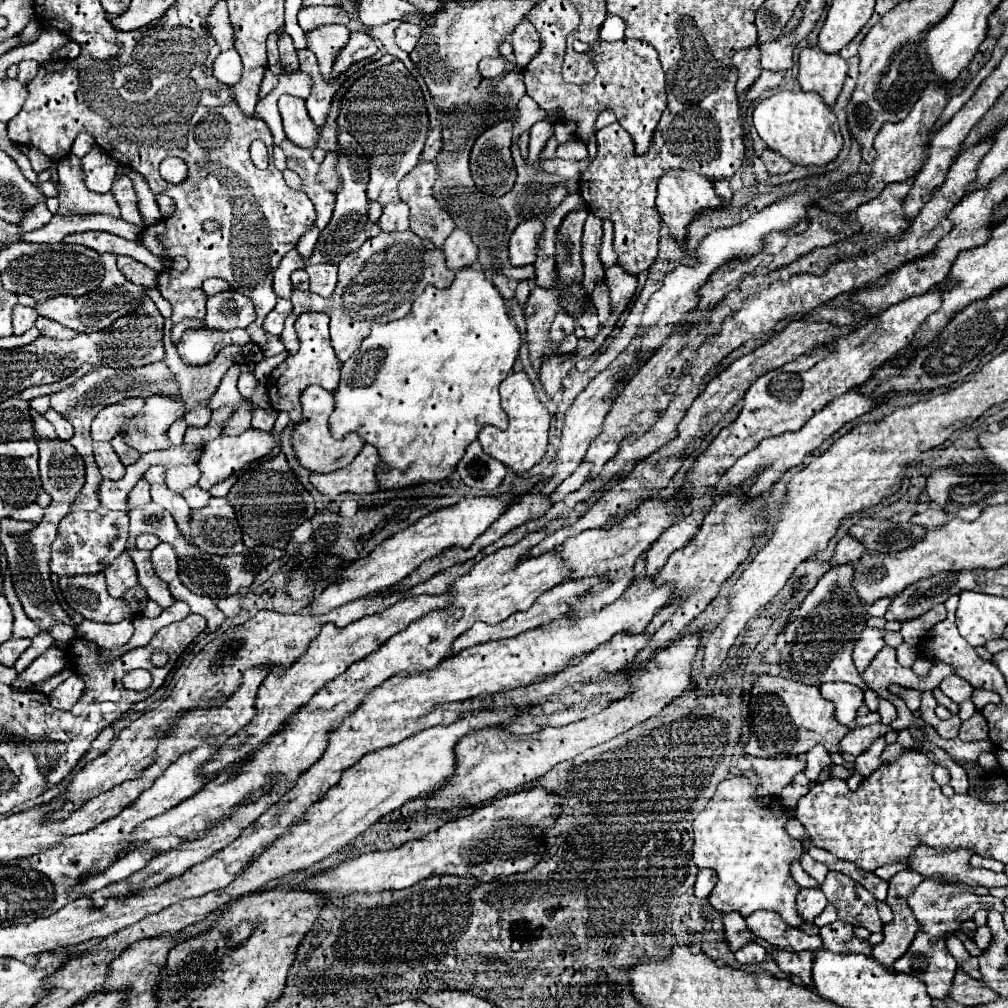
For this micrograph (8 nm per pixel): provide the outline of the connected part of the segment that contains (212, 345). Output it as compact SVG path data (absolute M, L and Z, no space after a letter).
M189 329L179 339L177 351L183 363L205 365L219 353L223 345L231 345L231 343L243 345L243 353L251 361L259 363L263 359L263 351L257 345L249 343L249 333L245 329L233 329L229 333L211 331L211 329Z

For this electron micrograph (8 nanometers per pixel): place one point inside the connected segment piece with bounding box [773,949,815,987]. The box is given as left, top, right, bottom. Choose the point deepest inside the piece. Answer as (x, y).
(797, 964)

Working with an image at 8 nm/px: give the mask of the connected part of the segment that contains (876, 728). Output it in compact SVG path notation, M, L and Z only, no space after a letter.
M877 723L877 725L867 725L867 727L855 727L843 741L841 741L841 749L843 753L851 753L853 757L859 757L861 753L865 753L871 743L883 735L887 735L891 729L887 729L887 725Z

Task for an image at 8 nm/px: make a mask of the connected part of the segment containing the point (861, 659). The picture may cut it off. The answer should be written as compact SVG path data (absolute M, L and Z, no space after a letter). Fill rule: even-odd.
M889 621L883 629L871 629L867 627L863 633L861 633L861 639L855 643L855 651L853 651L853 661L859 669L859 673L863 673L869 663L873 661L873 657L885 647L885 633L887 631L899 631L901 629L901 623L899 621Z

